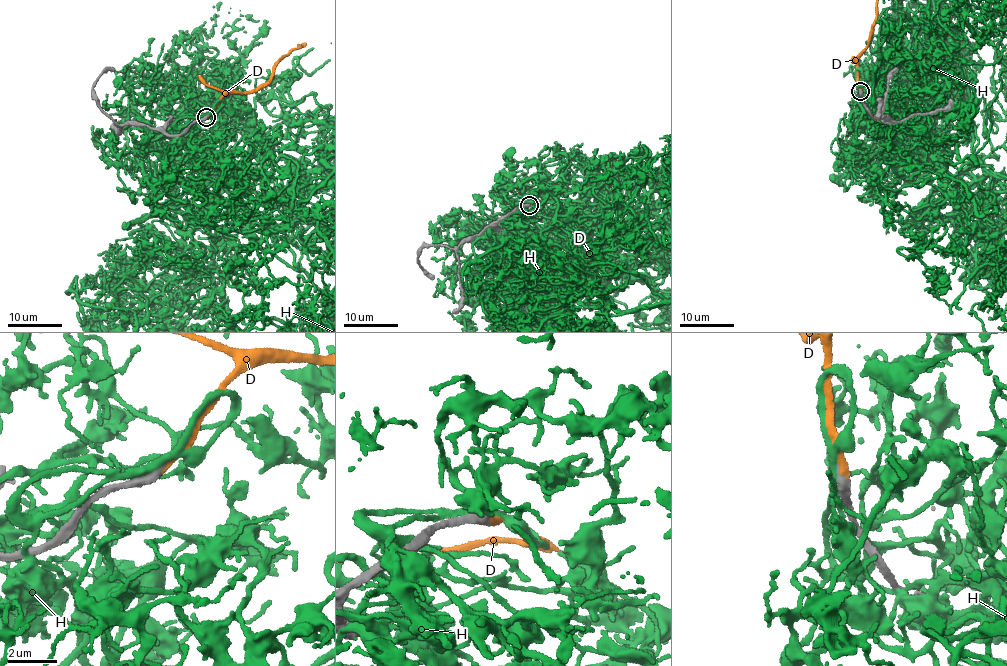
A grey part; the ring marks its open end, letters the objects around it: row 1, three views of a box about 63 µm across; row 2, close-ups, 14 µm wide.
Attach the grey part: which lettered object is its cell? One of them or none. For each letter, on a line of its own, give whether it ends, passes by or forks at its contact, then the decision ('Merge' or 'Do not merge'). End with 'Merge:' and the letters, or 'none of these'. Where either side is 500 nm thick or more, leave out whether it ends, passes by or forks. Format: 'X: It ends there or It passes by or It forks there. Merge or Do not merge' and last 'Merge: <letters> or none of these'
D: It ends there. Merge
H: Do not merge
Merge: D

